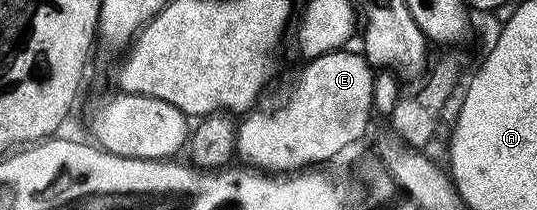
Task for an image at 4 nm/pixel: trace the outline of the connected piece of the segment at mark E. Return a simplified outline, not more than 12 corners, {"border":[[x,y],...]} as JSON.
{"border":[[309,58],[278,110],[237,122],[243,166],[281,175],[366,133],[375,70]]}

